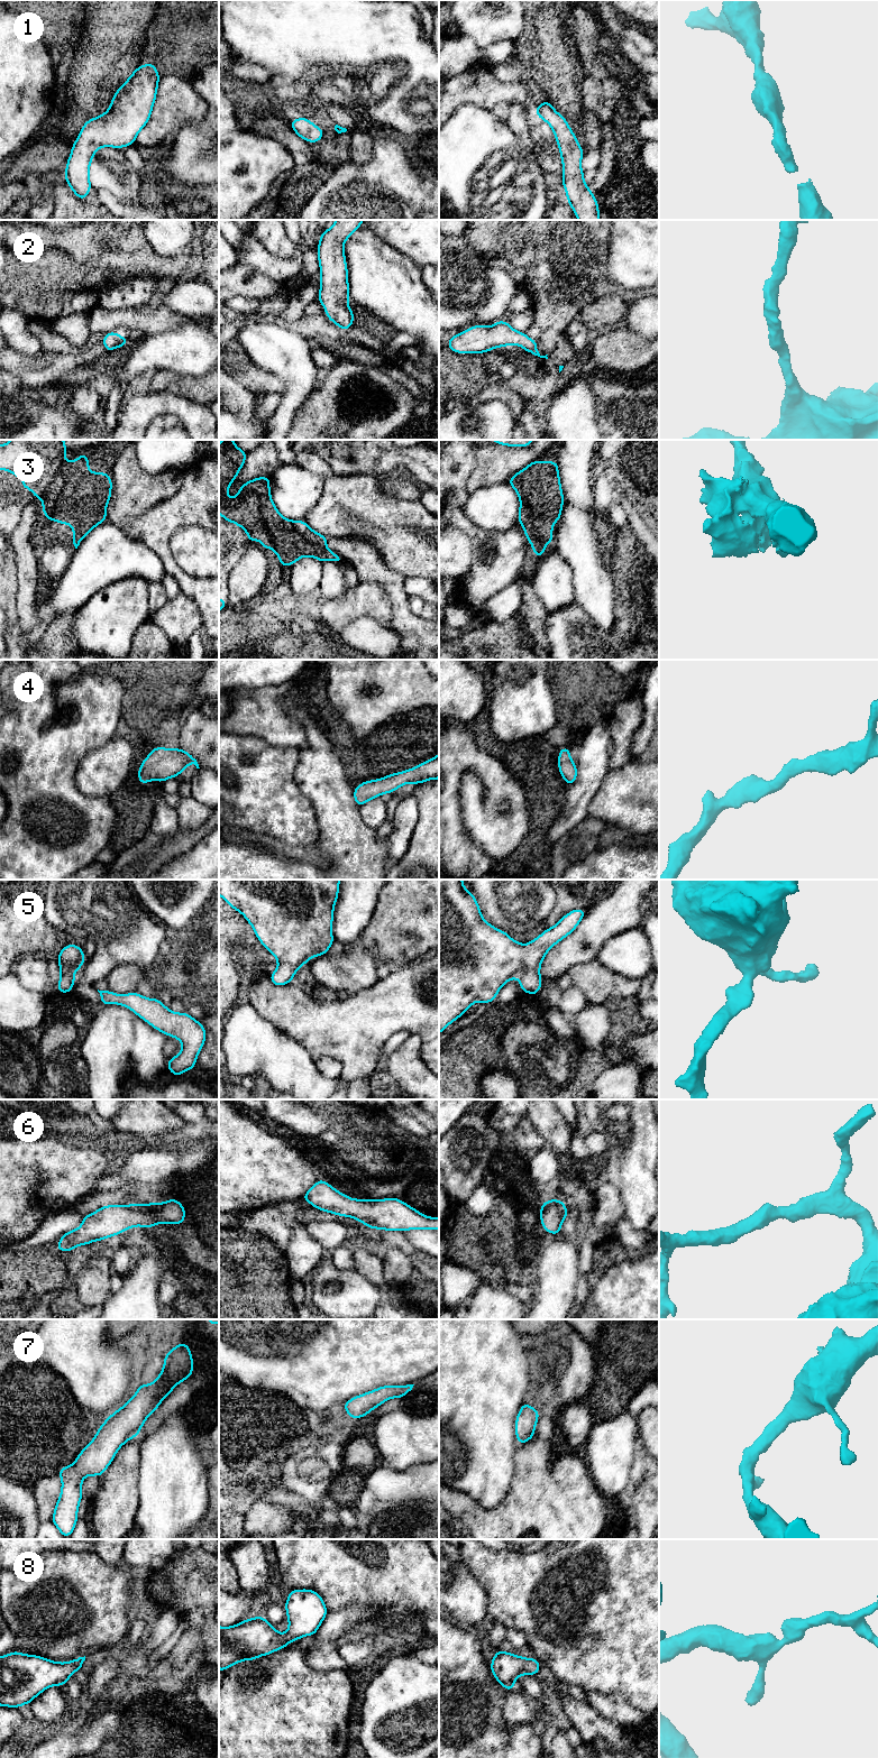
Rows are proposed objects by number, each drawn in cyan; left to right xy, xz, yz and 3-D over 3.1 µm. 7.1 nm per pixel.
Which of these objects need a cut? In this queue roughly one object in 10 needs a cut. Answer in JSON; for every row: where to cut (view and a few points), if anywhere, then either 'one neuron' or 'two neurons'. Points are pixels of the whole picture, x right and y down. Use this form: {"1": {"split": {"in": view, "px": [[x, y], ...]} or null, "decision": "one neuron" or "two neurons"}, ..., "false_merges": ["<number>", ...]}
{"1": {"split": null, "decision": "one neuron"}, "2": {"split": null, "decision": "one neuron"}, "3": {"split": null, "decision": "one neuron"}, "4": {"split": null, "decision": "one neuron"}, "5": {"split": null, "decision": "one neuron"}, "6": {"split": null, "decision": "one neuron"}, "7": {"split": null, "decision": "one neuron"}, "8": {"split": null, "decision": "one neuron"}, "false_merges": []}

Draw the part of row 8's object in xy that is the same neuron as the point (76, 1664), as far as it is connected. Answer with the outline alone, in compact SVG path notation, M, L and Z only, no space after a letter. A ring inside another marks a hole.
M12 1651L0 1657L0 1705L20 1708L30 1704L51 1686L63 1686L76 1670L82 1670L84 1657L58 1663L37 1655Z

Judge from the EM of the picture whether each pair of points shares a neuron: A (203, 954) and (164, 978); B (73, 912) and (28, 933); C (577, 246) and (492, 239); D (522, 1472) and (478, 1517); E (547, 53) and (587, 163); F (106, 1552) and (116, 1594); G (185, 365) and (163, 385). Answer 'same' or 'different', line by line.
A: different
B: different
C: same
D: same
E: different
F: different
G: different

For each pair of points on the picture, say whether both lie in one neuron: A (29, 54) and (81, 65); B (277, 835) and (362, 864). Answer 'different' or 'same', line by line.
A: different
B: different

